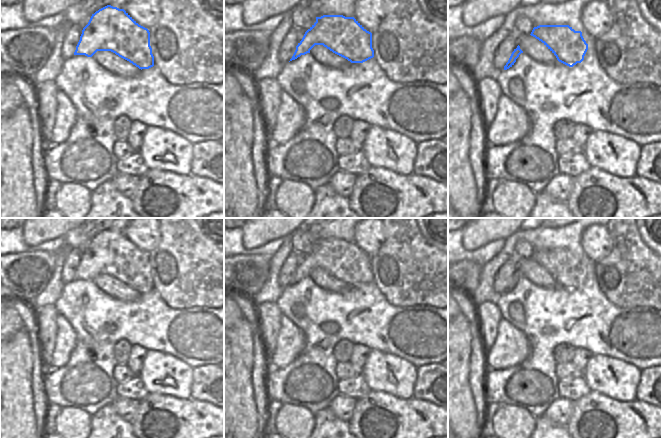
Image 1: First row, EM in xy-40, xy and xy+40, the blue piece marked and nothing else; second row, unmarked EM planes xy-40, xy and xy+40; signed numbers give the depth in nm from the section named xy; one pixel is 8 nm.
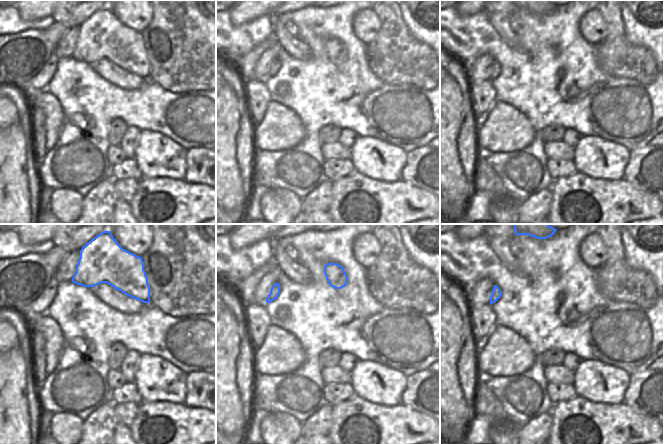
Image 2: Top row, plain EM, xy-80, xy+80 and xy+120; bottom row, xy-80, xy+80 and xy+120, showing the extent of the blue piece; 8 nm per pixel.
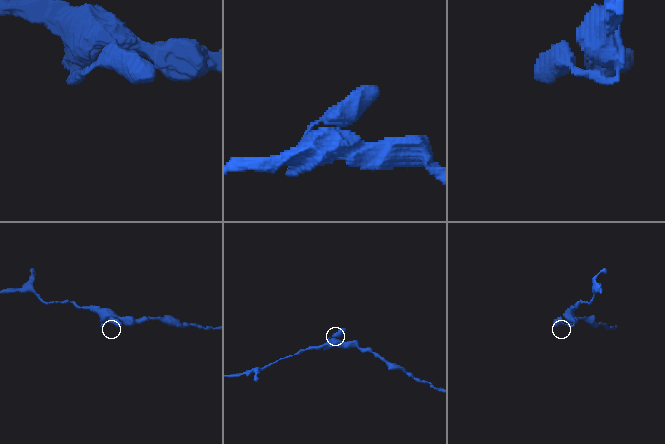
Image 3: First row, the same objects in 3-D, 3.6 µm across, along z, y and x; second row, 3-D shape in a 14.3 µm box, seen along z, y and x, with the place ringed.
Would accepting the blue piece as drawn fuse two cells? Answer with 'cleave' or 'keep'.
keep

